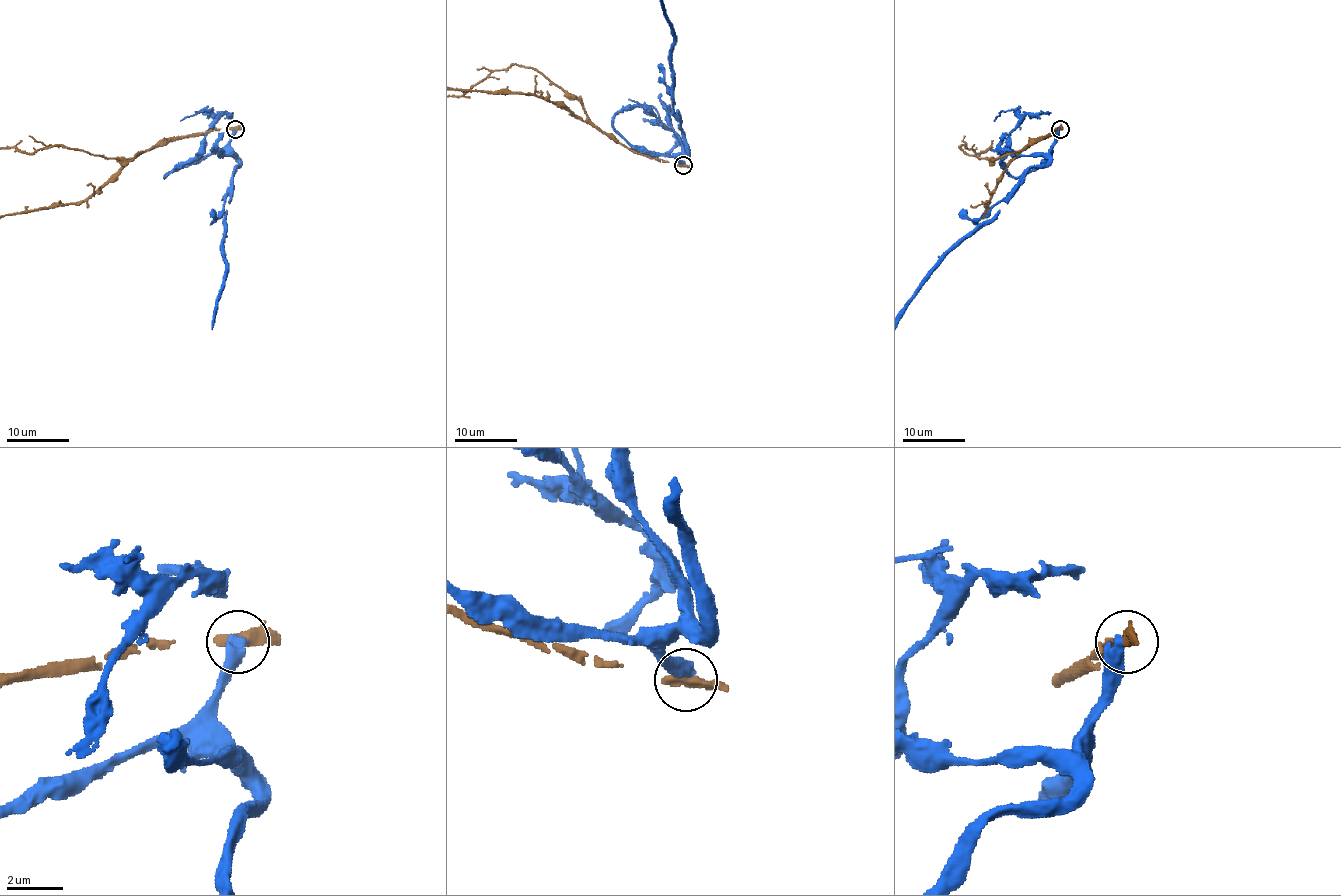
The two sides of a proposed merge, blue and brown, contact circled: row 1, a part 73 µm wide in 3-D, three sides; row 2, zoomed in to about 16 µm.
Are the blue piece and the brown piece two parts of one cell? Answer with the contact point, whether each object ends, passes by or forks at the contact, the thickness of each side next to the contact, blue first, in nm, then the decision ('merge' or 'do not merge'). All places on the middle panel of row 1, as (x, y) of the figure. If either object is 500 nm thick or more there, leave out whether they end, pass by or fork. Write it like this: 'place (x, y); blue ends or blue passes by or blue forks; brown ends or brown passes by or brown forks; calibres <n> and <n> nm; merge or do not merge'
place (683, 165); calibres 550 and 480 nm; do not merge

